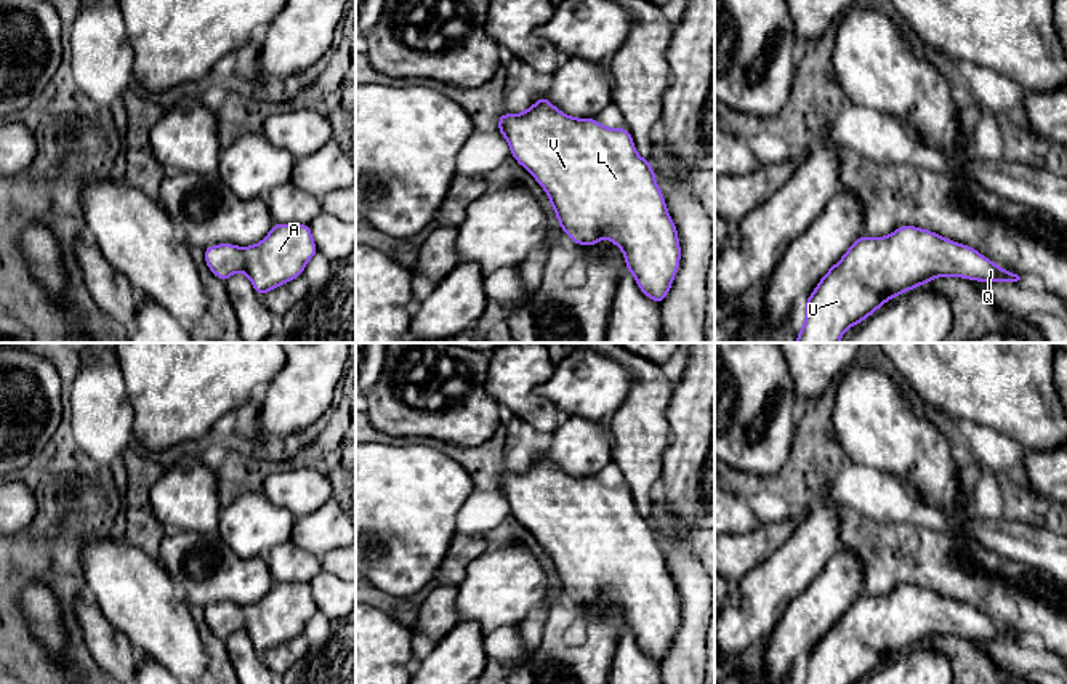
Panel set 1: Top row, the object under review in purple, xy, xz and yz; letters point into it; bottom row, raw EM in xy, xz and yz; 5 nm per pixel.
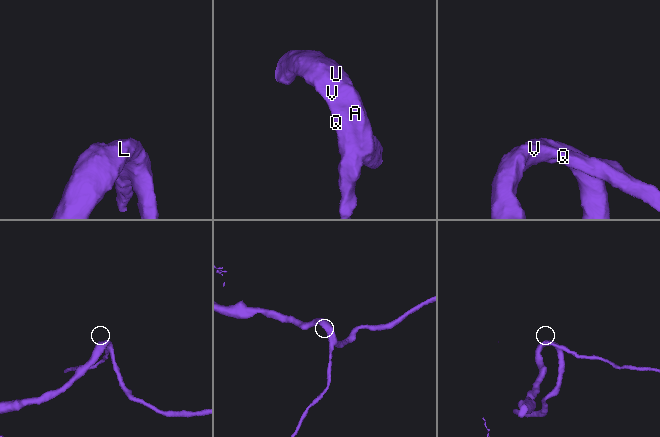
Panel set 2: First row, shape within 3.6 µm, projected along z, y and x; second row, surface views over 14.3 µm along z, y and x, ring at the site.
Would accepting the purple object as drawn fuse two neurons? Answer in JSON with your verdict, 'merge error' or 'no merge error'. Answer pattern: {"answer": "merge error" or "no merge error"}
{"answer": "no merge error"}

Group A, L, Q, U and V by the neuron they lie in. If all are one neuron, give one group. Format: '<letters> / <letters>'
A L Q U V

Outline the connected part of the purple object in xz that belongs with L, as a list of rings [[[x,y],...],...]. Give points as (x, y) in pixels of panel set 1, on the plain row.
[[[542,455],[521,473],[503,471],[498,492],[508,500],[516,521],[545,548],[566,594],[585,606],[602,596],[615,602],[638,647],[660,665],[678,631],[681,604],[655,530],[636,511],[628,487],[607,487],[596,477],[570,476]]]

